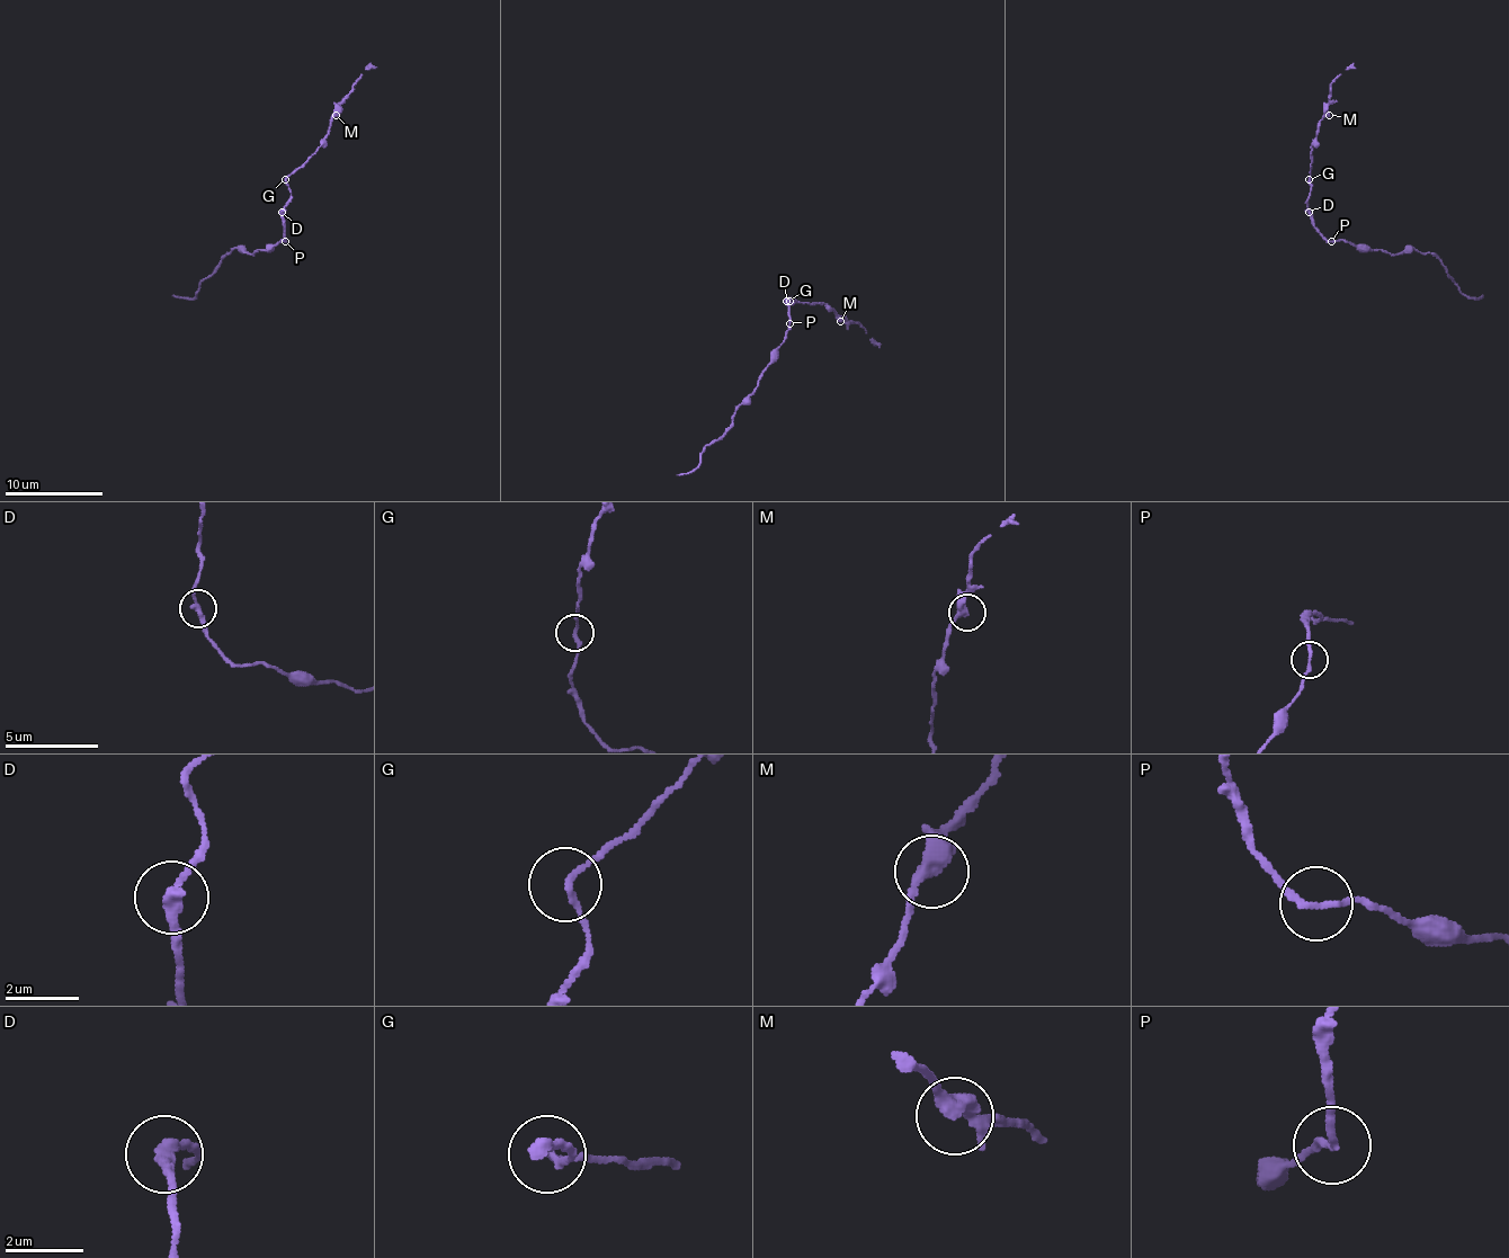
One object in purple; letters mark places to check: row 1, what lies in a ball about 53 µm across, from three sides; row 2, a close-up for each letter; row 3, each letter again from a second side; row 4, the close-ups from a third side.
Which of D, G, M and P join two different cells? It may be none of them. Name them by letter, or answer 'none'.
P

